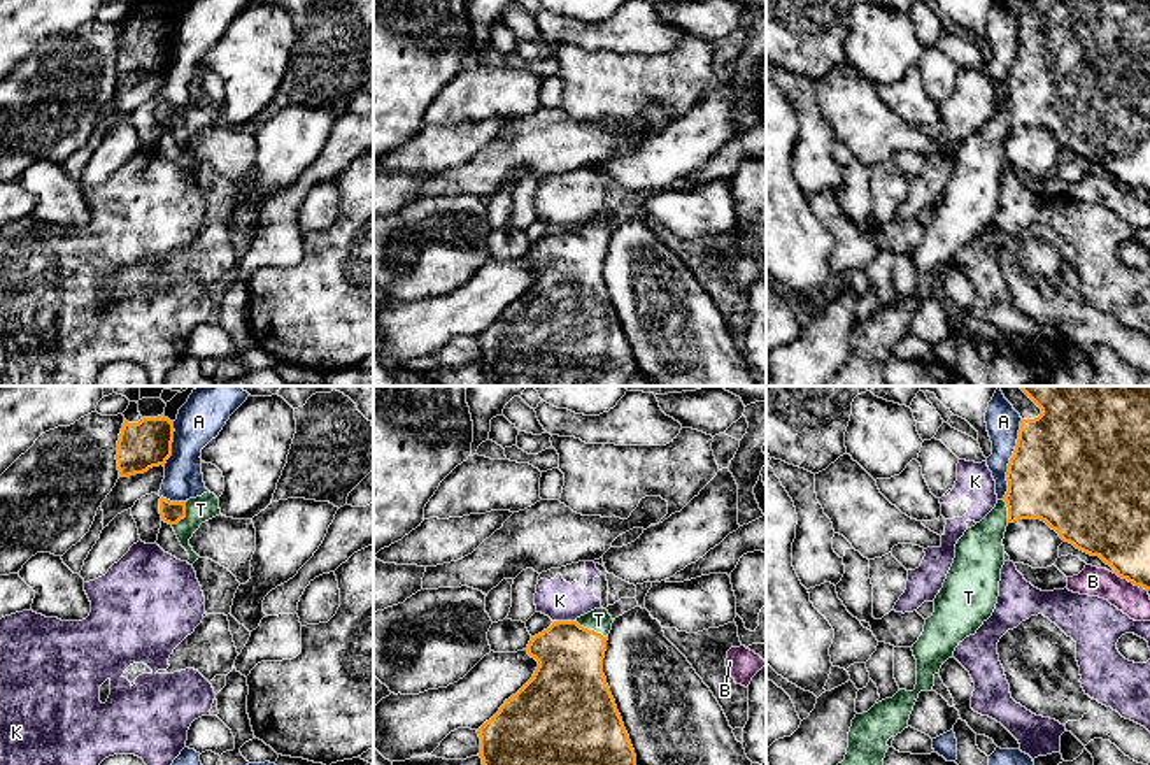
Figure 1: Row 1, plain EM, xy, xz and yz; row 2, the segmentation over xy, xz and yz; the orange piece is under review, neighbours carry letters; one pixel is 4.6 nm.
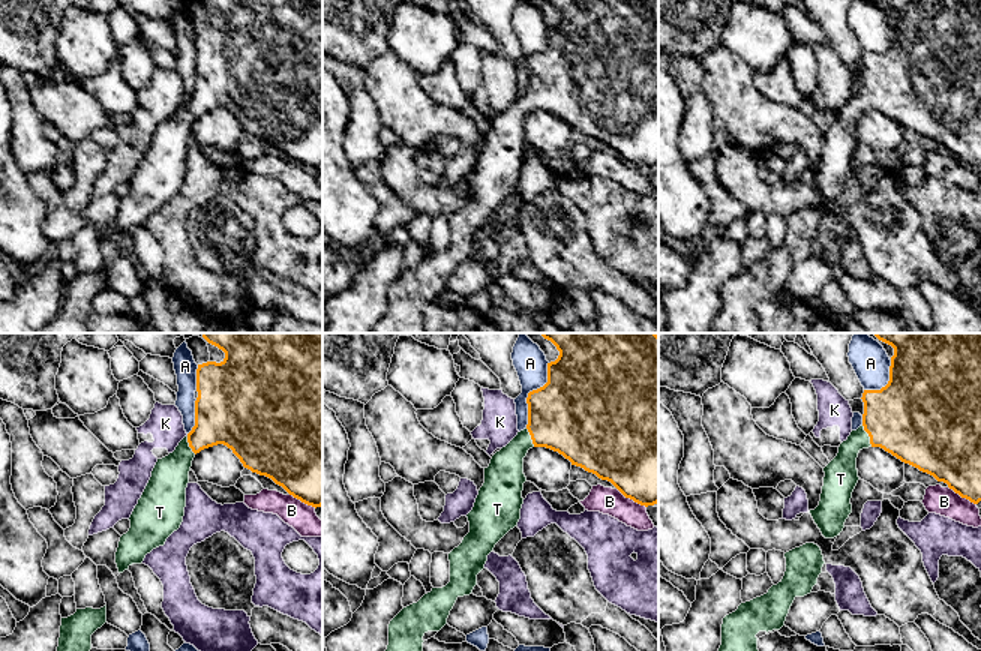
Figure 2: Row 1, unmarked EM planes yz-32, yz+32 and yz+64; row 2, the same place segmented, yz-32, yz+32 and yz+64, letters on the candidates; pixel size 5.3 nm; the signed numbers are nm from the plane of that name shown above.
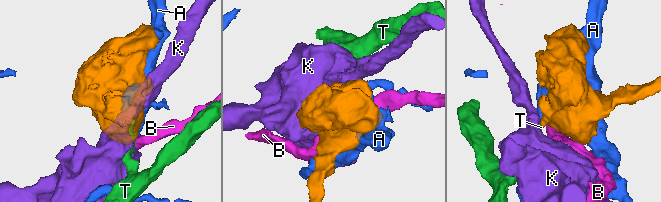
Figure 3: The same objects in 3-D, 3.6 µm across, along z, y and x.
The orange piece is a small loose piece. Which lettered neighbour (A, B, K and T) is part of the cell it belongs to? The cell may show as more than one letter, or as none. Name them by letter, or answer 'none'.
T

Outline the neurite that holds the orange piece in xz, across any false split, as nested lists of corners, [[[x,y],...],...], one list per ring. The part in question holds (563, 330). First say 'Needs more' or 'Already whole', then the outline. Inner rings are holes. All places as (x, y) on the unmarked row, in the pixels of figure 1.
Needs more. [[[594,216],[575,228],[554,228],[531,244],[524,256],[538,268],[533,284],[479,337],[482,386],[628,386],[636,361],[603,281],[607,244],[612,237],[607,216]]]

